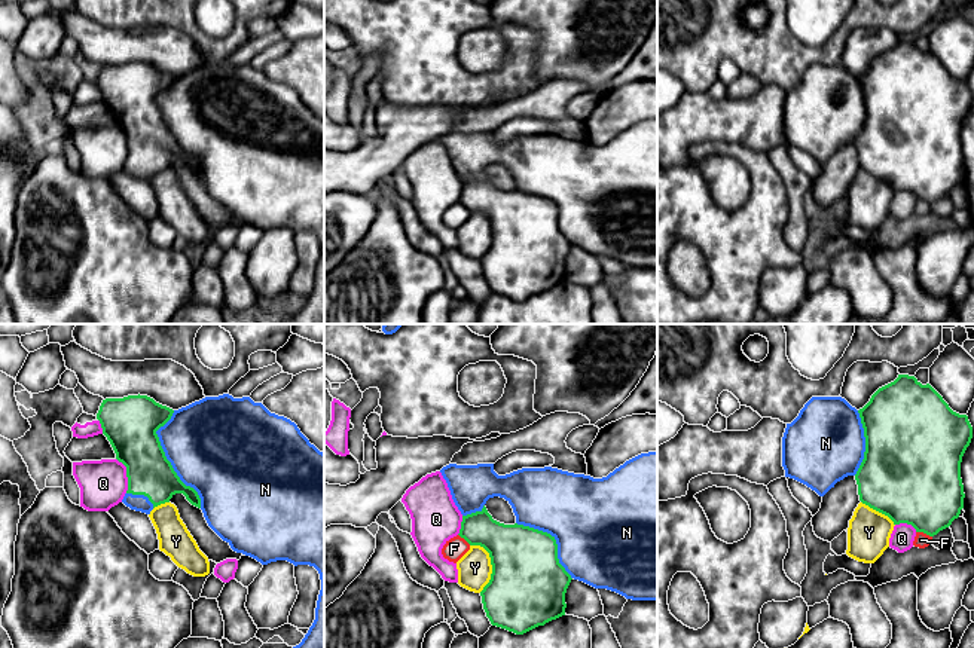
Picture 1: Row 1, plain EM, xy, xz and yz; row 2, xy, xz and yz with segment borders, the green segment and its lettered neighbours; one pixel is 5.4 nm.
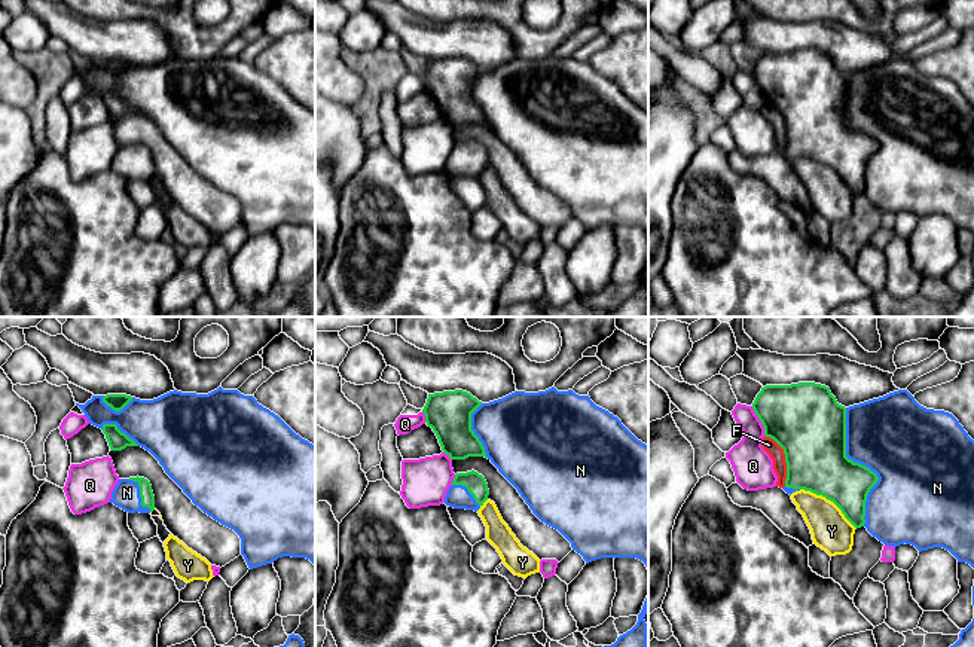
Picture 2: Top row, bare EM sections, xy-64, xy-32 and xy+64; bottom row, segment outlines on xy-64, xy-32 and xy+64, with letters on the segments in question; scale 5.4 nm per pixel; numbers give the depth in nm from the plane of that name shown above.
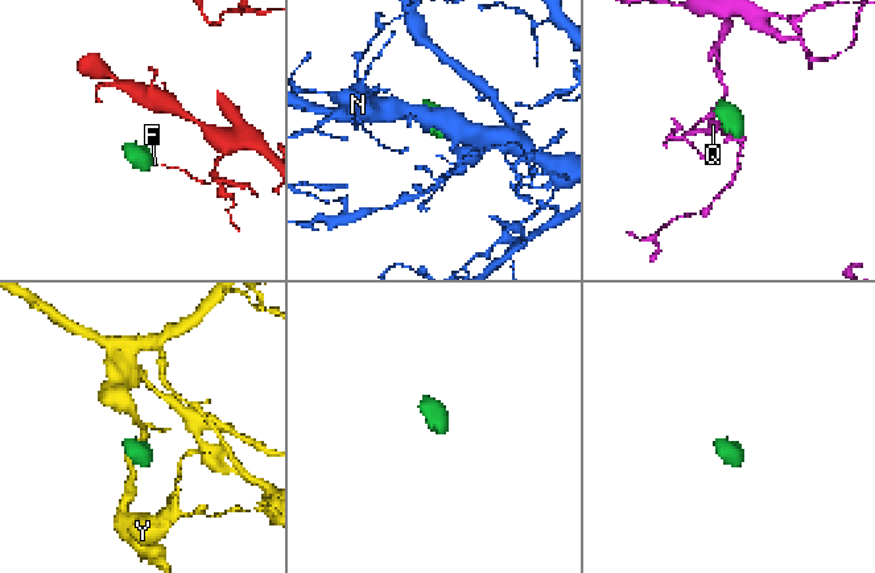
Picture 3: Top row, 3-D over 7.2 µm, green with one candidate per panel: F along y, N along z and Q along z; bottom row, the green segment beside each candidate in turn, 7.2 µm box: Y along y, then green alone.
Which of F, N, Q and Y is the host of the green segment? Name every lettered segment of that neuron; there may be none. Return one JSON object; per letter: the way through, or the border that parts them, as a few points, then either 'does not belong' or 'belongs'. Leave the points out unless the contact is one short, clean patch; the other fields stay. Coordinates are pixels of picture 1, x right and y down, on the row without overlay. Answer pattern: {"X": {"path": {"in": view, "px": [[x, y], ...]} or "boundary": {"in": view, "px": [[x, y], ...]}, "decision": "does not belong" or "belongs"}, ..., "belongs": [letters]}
{"F": {"decision": "does not belong"}, "N": {"decision": "belongs"}, "Q": {"decision": "does not belong"}, "Y": {"decision": "does not belong"}, "belongs": ["N"]}

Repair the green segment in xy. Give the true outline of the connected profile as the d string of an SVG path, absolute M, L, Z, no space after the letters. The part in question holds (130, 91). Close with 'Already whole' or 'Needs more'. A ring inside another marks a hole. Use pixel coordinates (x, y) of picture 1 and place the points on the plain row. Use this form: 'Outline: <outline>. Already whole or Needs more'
Outline: M140 61L123 65L106 65L100 73L97 86L101 91L103 101L116 120L116 126L126 134L128 158L122 166L126 174L150 181L155 174L170 169L175 161L183 161L192 172L202 177L208 193L226 208L233 218L250 223L262 232L287 227L294 233L309 232L318 238L321 257L317 268L315 287L302 309L283 324L324 324L324 120L309 110L297 92L284 83L271 80L262 70L254 70L250 64L233 65L229 61L205 64L178 77L172 77Z. Needs more

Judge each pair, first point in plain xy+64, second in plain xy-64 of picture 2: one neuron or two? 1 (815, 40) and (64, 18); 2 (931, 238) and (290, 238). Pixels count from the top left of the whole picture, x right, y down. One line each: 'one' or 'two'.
1: one
2: two

